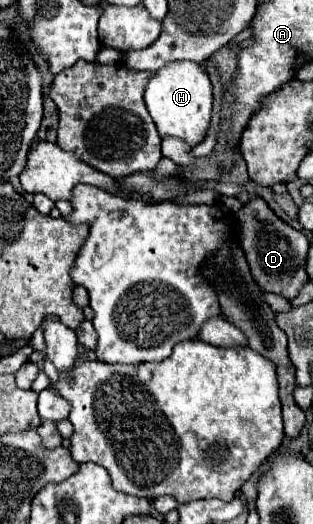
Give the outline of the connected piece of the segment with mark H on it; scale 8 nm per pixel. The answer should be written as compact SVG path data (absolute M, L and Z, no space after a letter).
M187 60L169 62L167 66L159 68L157 74L149 80L145 90L145 104L161 138L173 136L185 140L189 146L197 146L205 140L207 130L211 126L213 108L211 80L197 62Z

